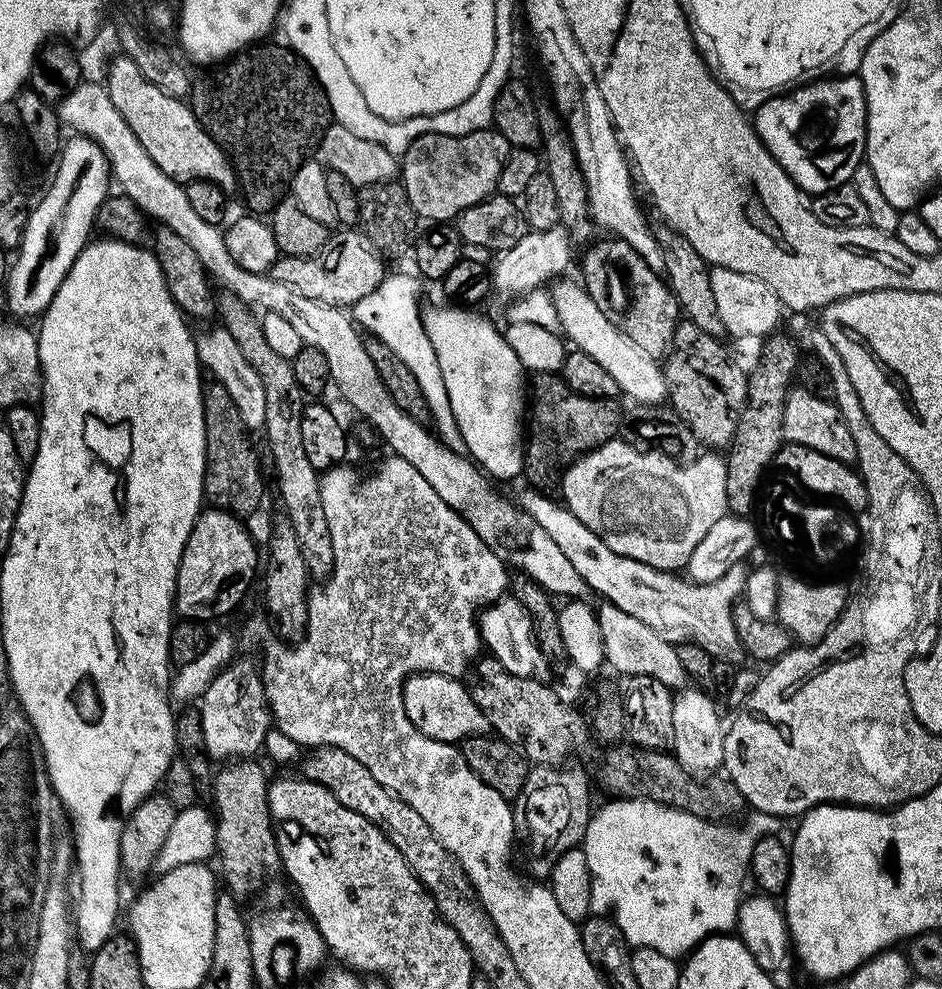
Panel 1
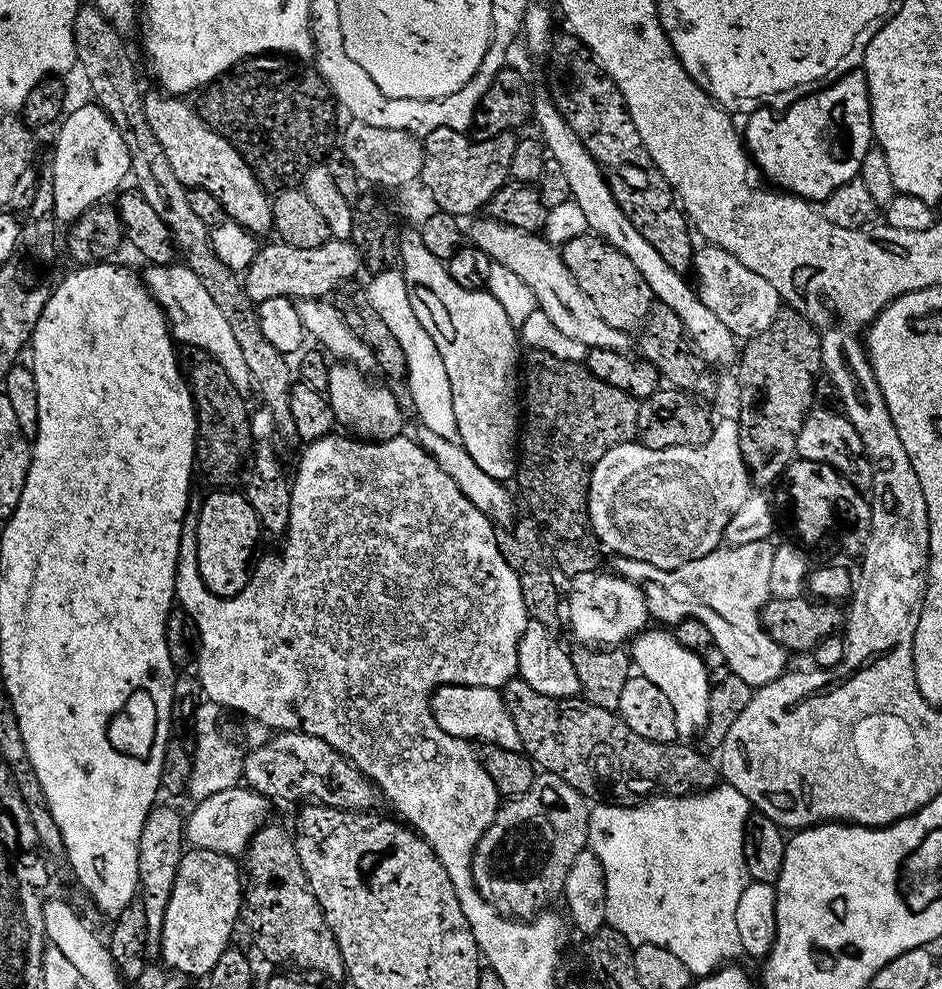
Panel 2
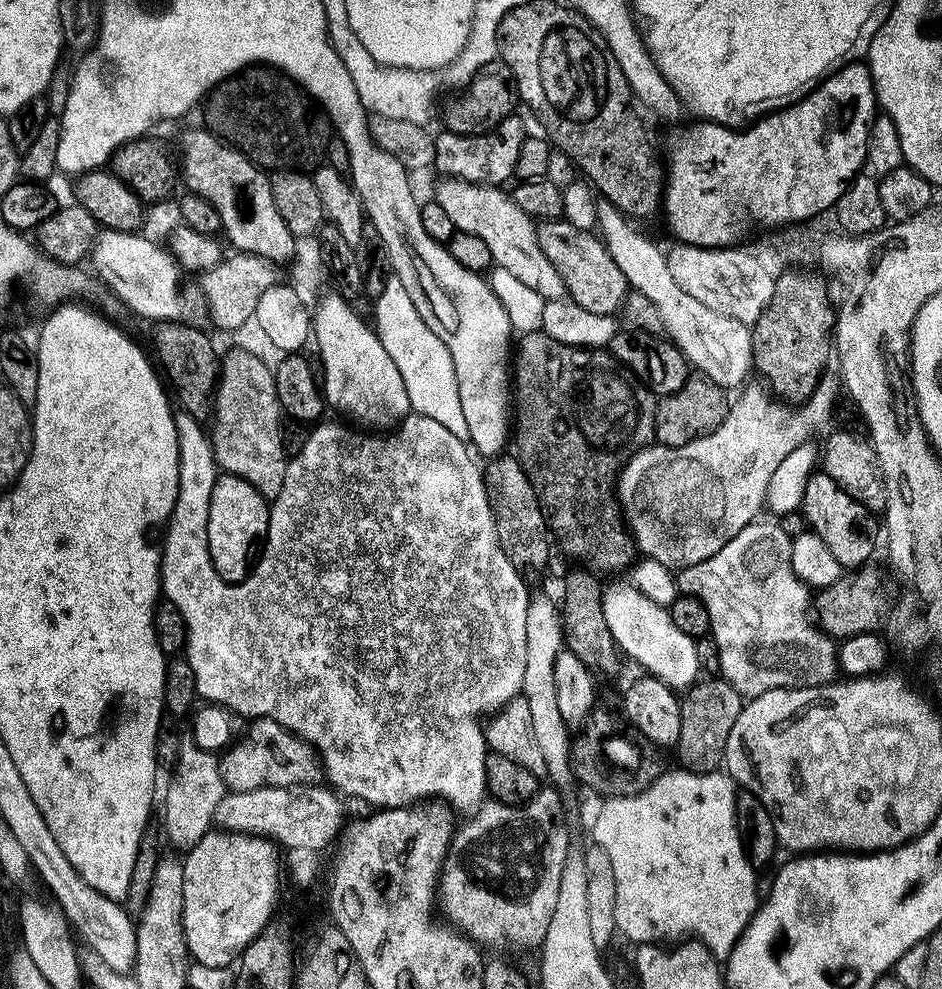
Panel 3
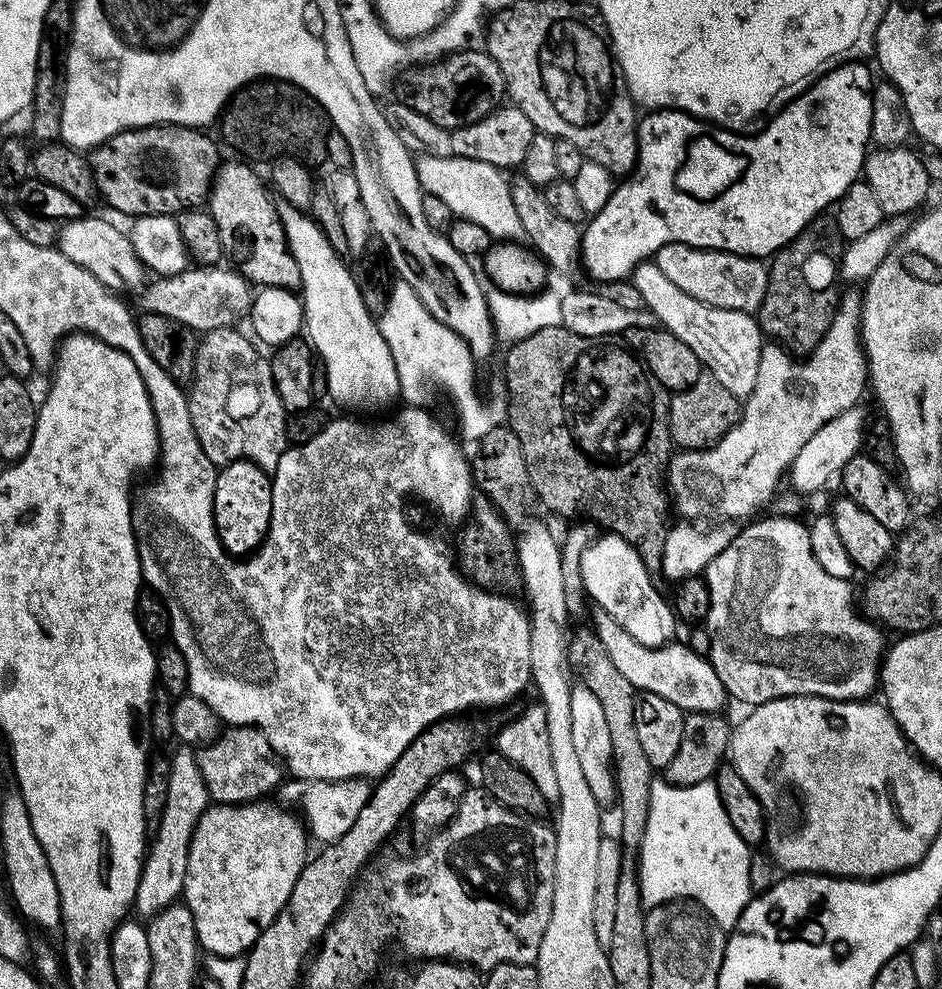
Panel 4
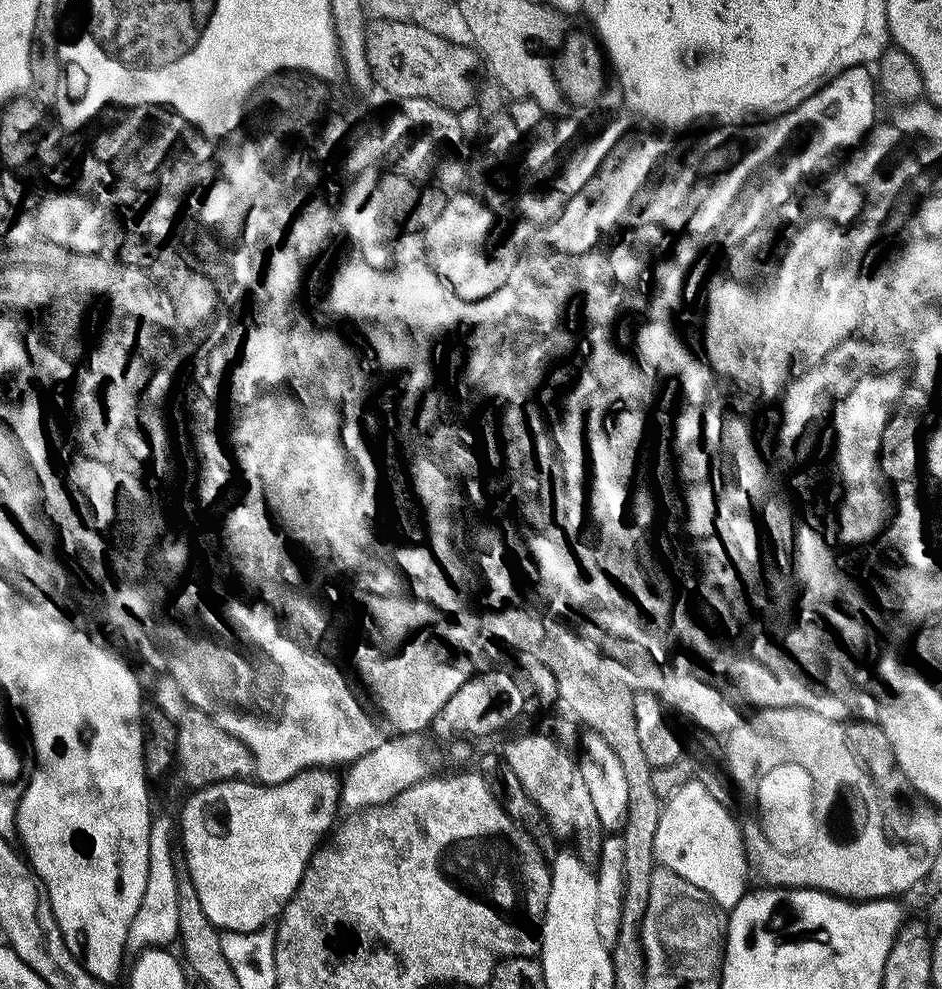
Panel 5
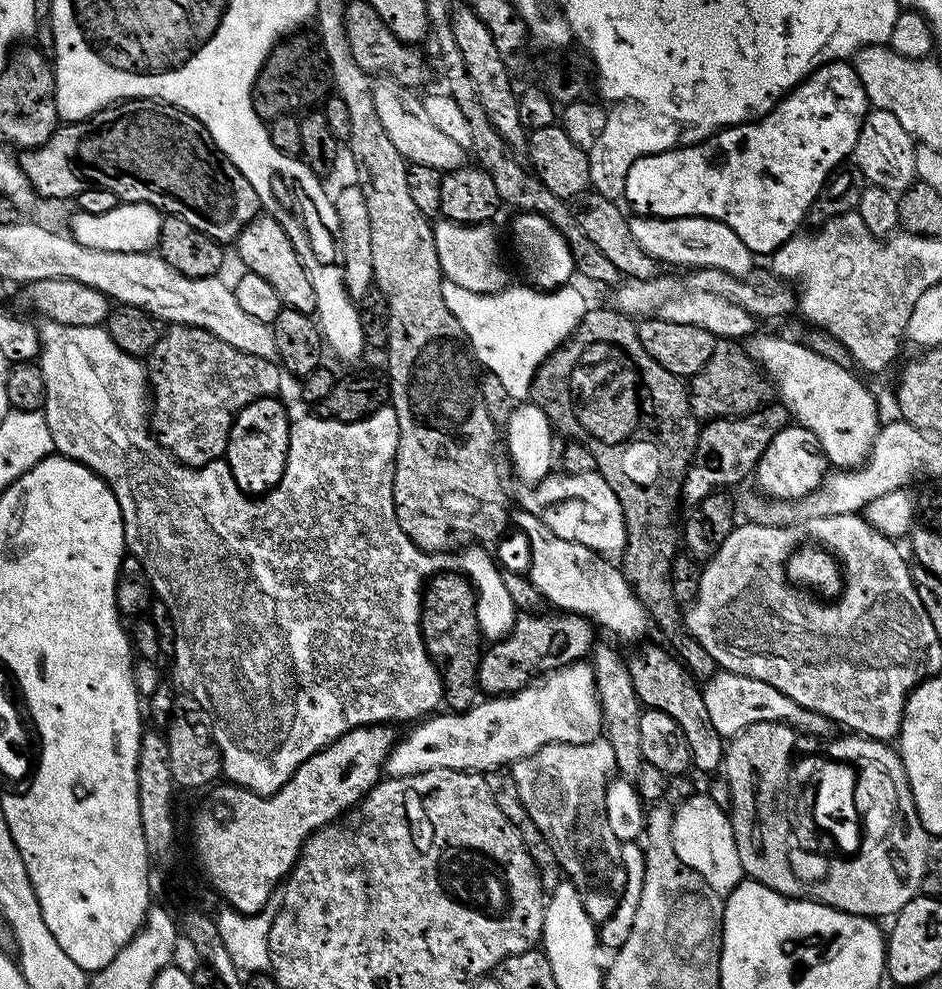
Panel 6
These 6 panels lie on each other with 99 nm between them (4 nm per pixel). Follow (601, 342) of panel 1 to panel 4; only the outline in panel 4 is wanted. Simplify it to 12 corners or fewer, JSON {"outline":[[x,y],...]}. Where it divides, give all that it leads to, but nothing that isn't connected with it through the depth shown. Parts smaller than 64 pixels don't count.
{"outline":[[417,155],[421,189],[501,241],[521,235],[512,184],[485,160]]}

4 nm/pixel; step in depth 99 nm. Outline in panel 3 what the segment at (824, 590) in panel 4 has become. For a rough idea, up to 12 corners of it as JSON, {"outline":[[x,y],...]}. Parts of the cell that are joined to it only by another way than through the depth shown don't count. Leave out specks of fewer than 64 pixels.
{"outline":[[755,520],[677,573],[716,646],[808,640],[791,533]]}

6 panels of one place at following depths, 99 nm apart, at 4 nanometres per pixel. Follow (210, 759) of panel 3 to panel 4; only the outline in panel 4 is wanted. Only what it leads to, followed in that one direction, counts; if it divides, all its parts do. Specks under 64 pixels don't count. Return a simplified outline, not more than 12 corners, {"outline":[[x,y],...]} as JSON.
{"outline":[[196,752],[171,753],[166,806],[134,912],[181,899],[198,818],[210,807]]}

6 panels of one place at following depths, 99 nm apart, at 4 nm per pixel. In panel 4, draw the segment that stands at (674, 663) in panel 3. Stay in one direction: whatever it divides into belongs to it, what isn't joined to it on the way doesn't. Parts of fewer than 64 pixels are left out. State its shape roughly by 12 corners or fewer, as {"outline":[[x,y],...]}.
{"outline":[[631,541],[586,550],[587,597],[635,641],[675,639],[671,603]]}

